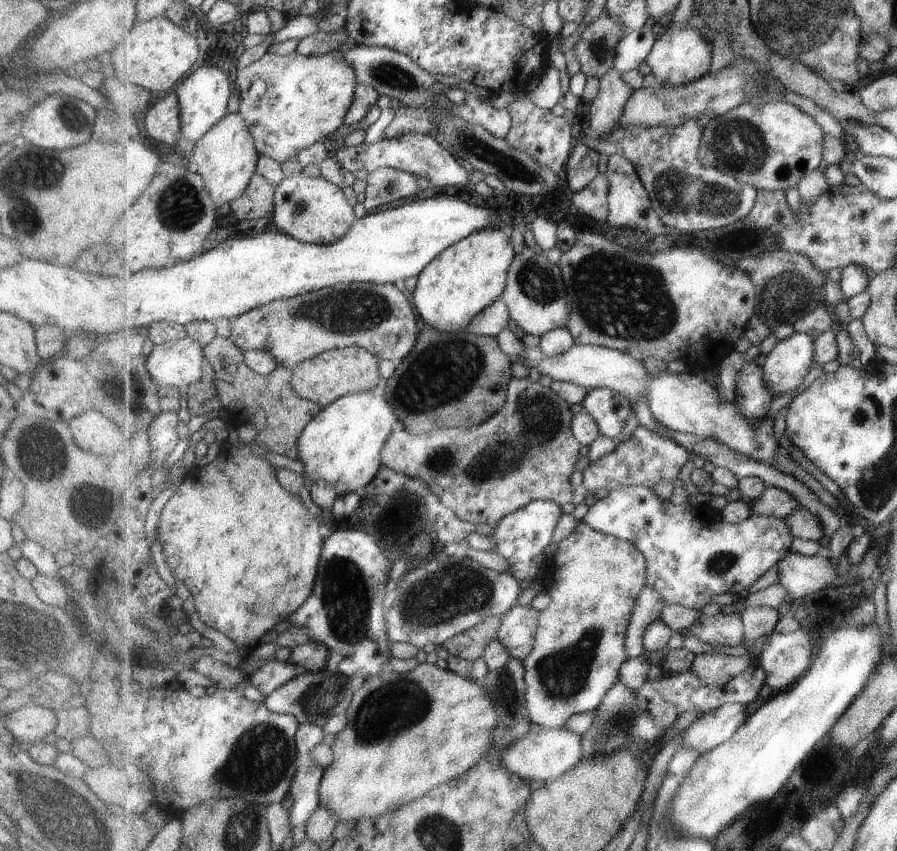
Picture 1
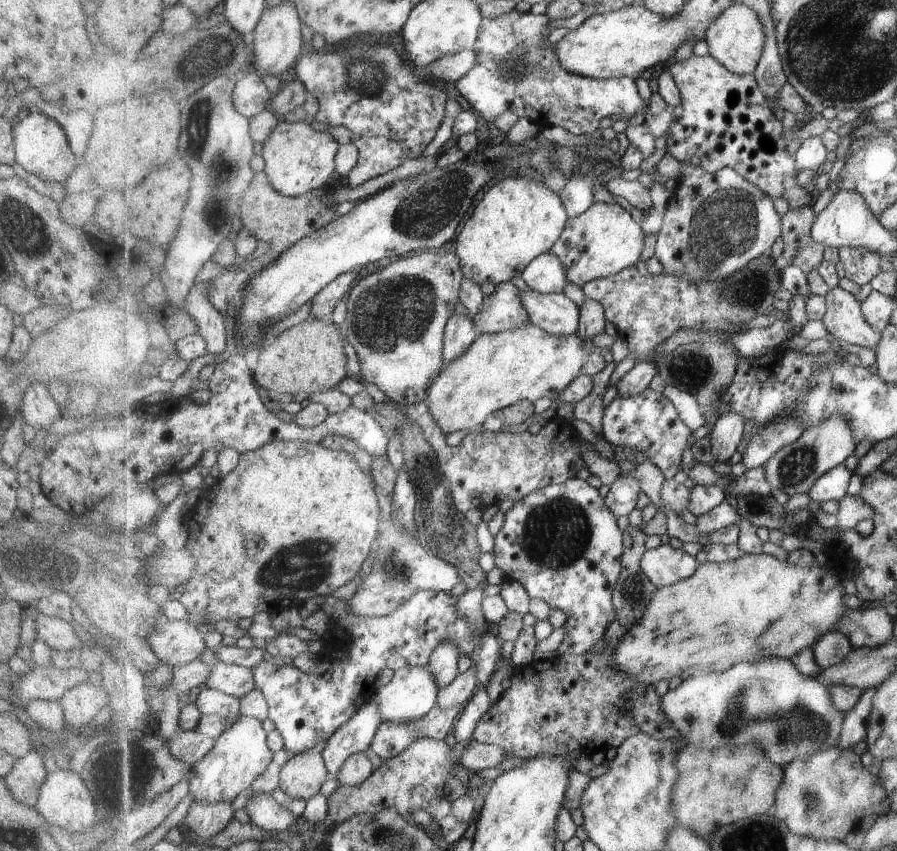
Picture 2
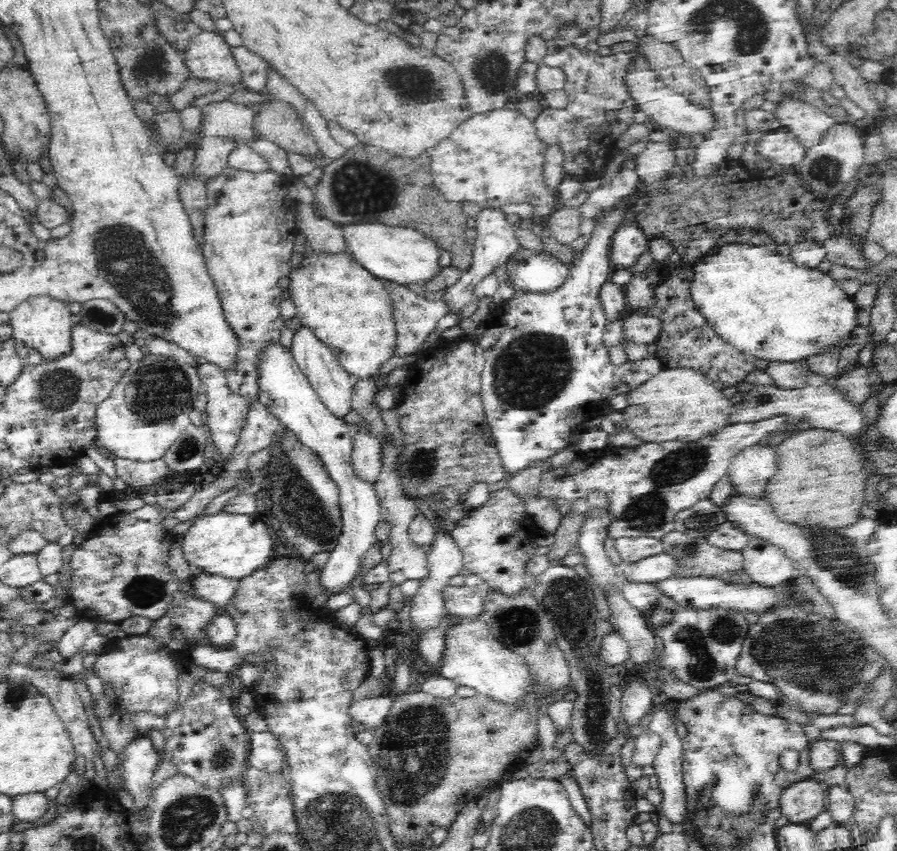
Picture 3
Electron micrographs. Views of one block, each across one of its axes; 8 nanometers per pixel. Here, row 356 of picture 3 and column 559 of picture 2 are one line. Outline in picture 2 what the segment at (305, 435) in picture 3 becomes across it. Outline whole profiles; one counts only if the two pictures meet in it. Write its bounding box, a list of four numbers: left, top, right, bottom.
[521,251,572,295]

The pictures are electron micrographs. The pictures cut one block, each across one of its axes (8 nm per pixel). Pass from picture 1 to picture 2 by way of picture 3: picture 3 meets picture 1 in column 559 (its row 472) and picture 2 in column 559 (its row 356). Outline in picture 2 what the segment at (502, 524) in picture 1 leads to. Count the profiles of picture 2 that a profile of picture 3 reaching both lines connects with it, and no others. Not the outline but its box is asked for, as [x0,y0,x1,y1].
[493,479,625,658]

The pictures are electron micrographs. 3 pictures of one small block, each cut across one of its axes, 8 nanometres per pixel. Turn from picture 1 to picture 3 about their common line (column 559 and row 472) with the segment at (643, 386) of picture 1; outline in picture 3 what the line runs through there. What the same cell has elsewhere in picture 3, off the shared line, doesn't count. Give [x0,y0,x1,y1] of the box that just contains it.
[352,432,383,484]

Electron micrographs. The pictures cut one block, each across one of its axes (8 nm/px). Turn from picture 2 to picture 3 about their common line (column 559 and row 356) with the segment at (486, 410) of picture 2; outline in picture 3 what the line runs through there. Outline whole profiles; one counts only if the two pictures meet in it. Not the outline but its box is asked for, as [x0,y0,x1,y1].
[289,251,398,381]

